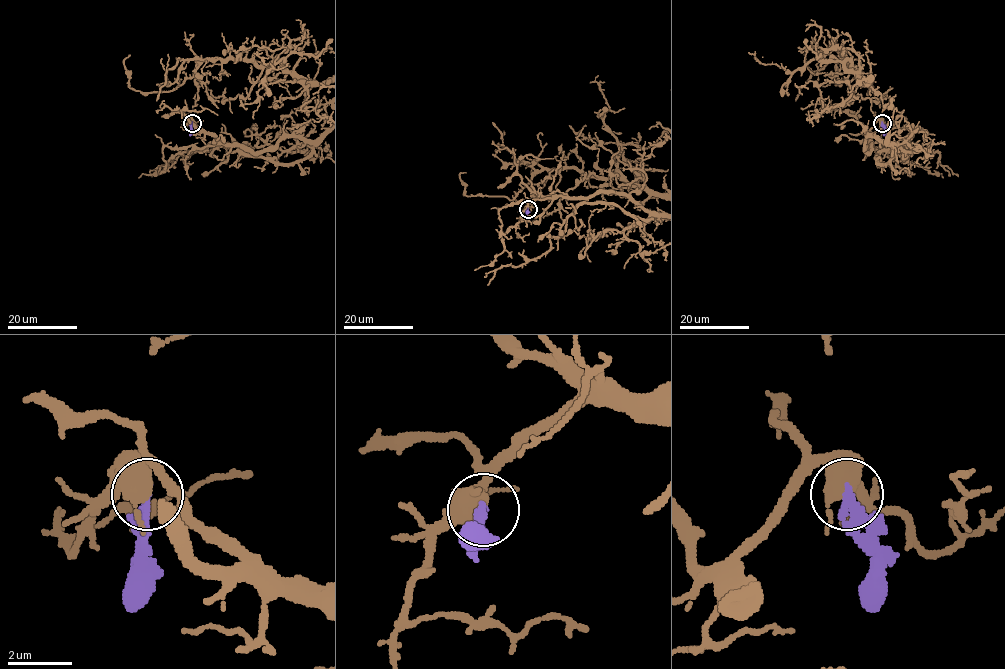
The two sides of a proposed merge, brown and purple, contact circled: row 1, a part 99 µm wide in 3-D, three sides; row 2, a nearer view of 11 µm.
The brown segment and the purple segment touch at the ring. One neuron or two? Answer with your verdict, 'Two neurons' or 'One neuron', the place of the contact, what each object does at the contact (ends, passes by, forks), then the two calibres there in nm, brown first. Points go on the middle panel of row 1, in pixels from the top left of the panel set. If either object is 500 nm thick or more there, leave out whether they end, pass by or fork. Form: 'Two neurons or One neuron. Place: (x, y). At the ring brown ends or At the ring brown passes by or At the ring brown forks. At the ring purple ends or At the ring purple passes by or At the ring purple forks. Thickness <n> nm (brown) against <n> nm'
Two neurons. Place: (528, 209). At the ring brown forks. At the ring purple ends. Thickness 440 nm (brown) against 320 nm

